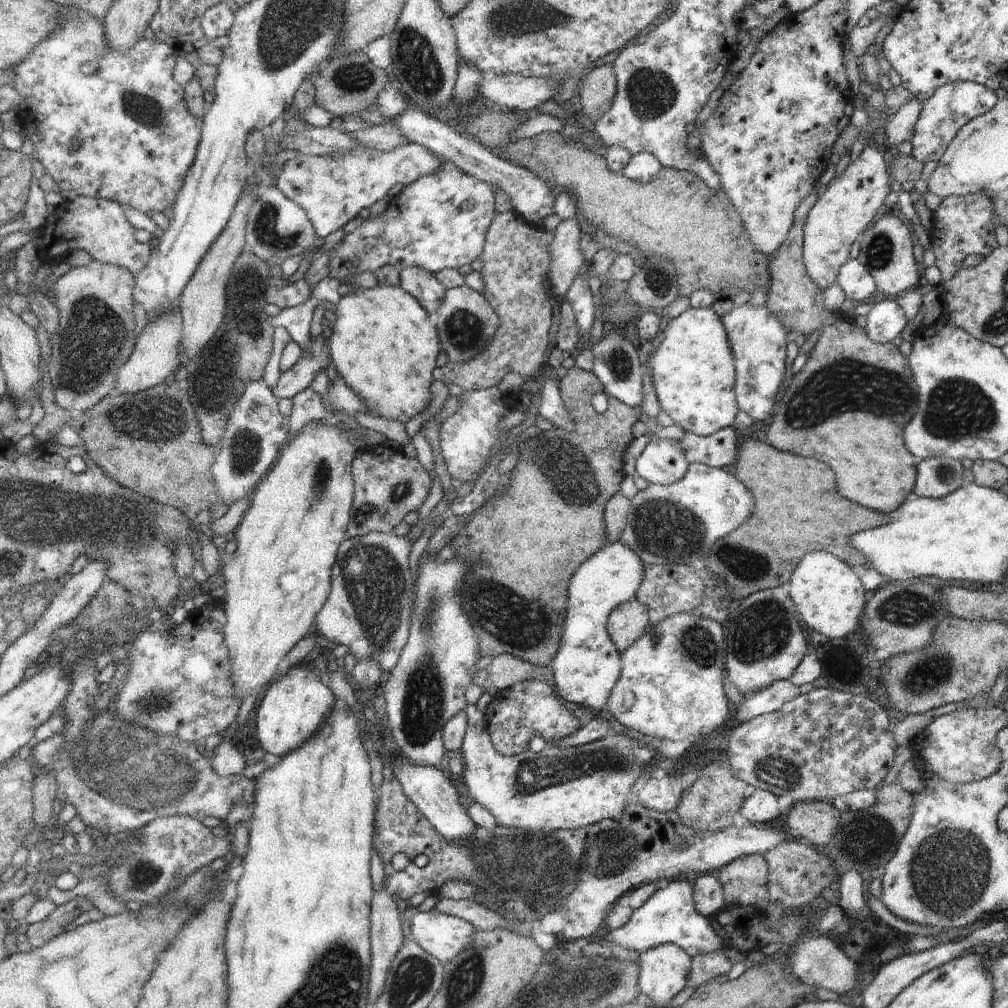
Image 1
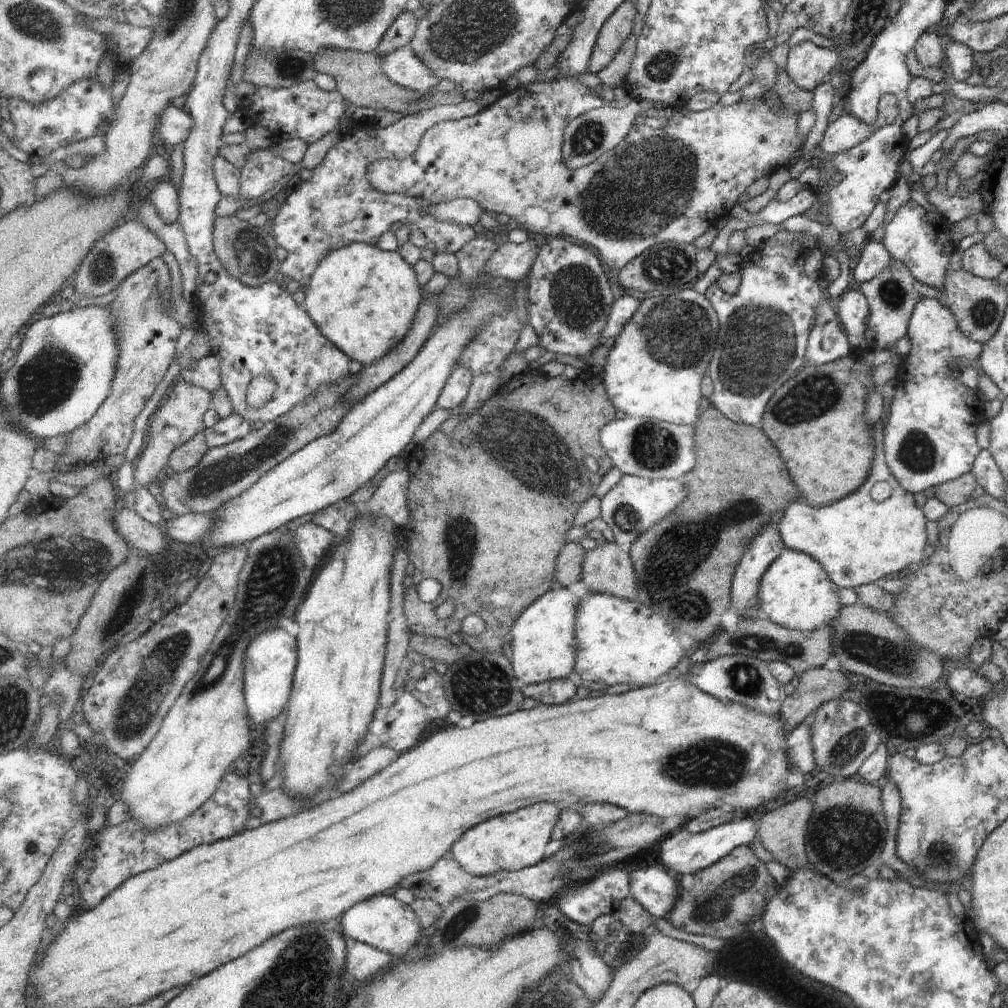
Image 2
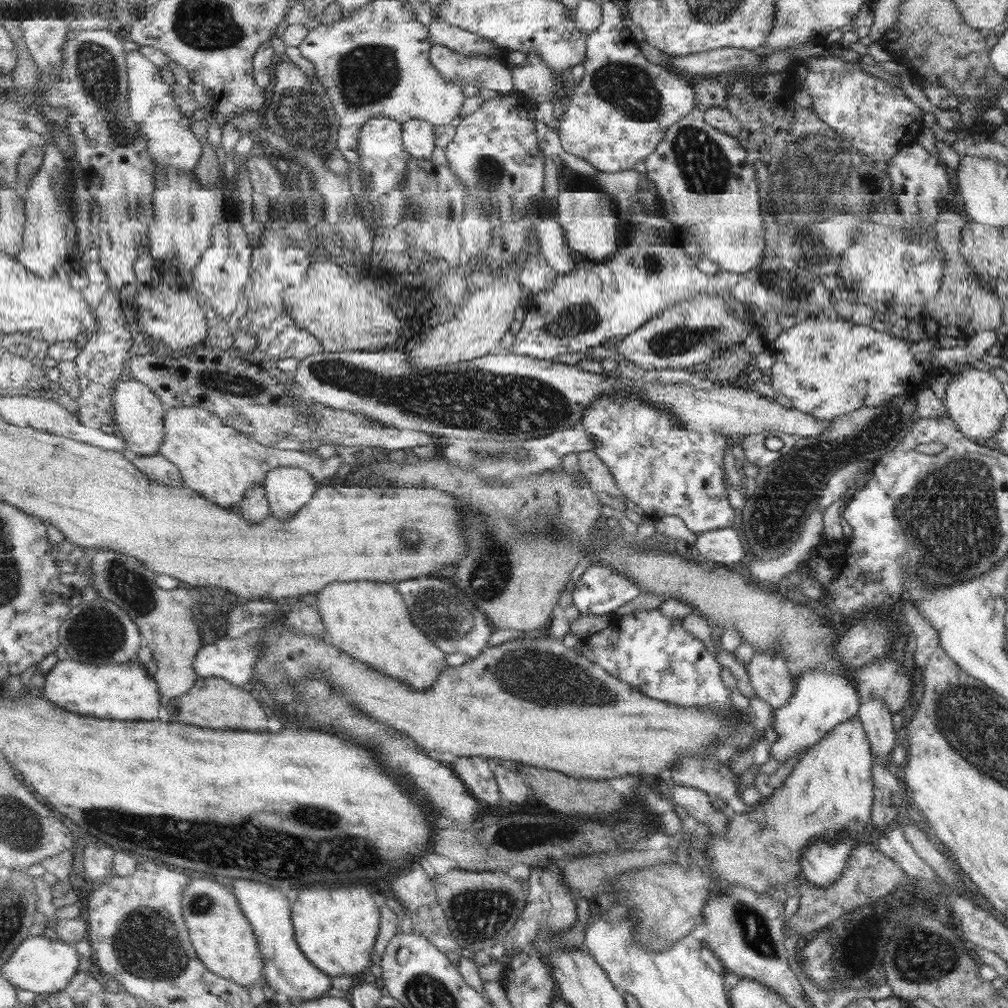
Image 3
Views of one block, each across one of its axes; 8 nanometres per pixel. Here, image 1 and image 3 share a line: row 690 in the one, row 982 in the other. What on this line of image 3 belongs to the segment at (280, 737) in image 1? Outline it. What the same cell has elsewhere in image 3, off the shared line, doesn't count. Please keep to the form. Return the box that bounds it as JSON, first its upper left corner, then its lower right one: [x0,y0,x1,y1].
[234,880,331,1002]

